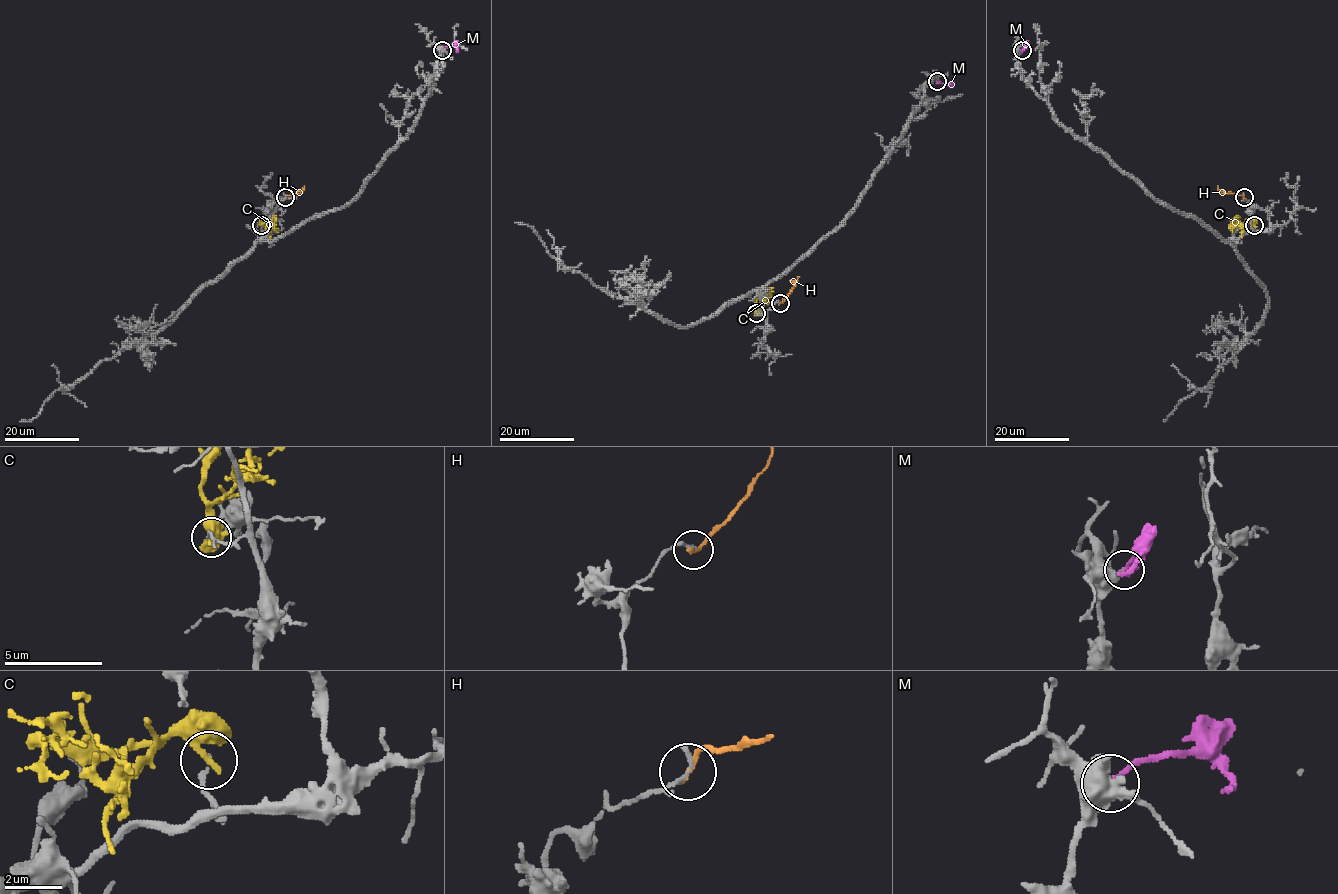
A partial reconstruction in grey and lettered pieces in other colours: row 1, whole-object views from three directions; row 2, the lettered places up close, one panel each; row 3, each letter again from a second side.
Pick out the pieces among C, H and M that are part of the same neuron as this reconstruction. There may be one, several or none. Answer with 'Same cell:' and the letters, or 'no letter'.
Same cell: M

